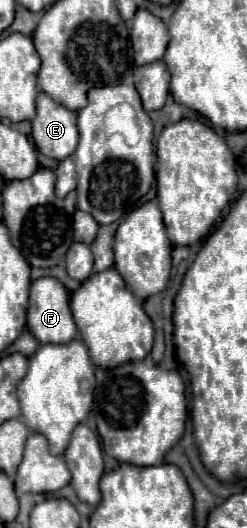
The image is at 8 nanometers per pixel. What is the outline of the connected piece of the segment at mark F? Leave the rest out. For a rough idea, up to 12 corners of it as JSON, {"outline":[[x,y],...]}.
{"outline":[[33,281],[27,327],[39,343],[77,337],[69,291]]}

